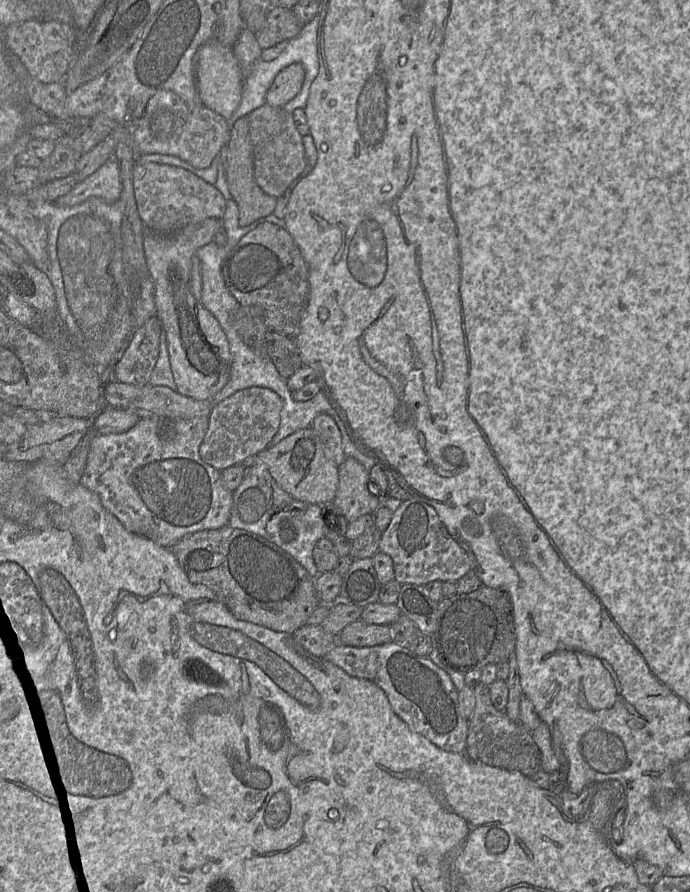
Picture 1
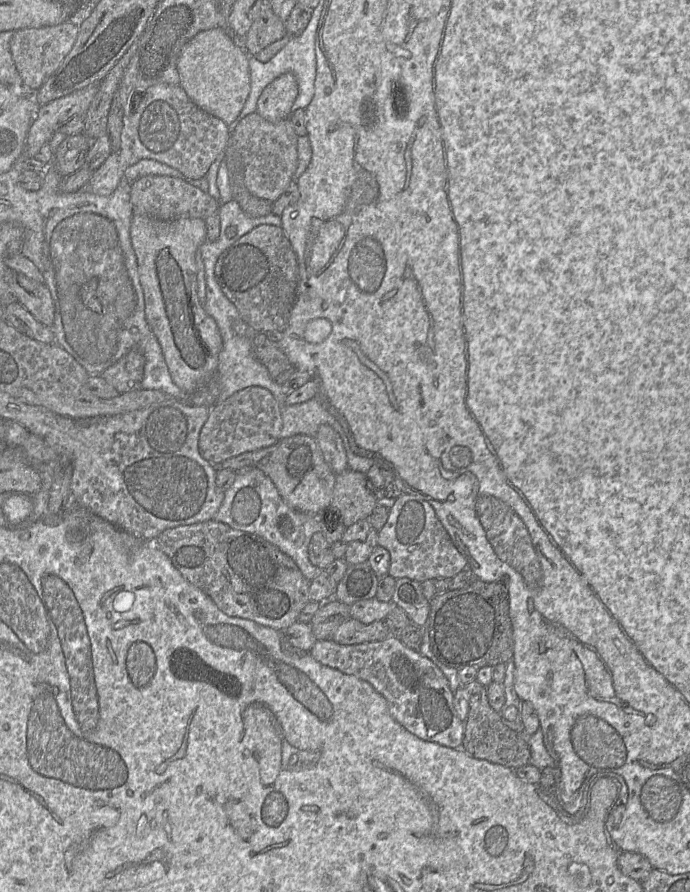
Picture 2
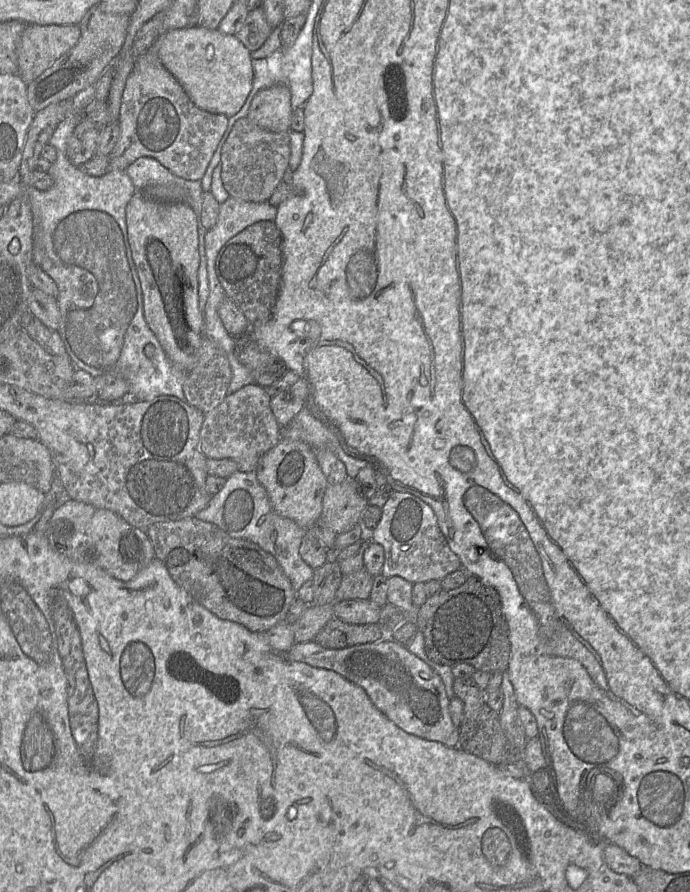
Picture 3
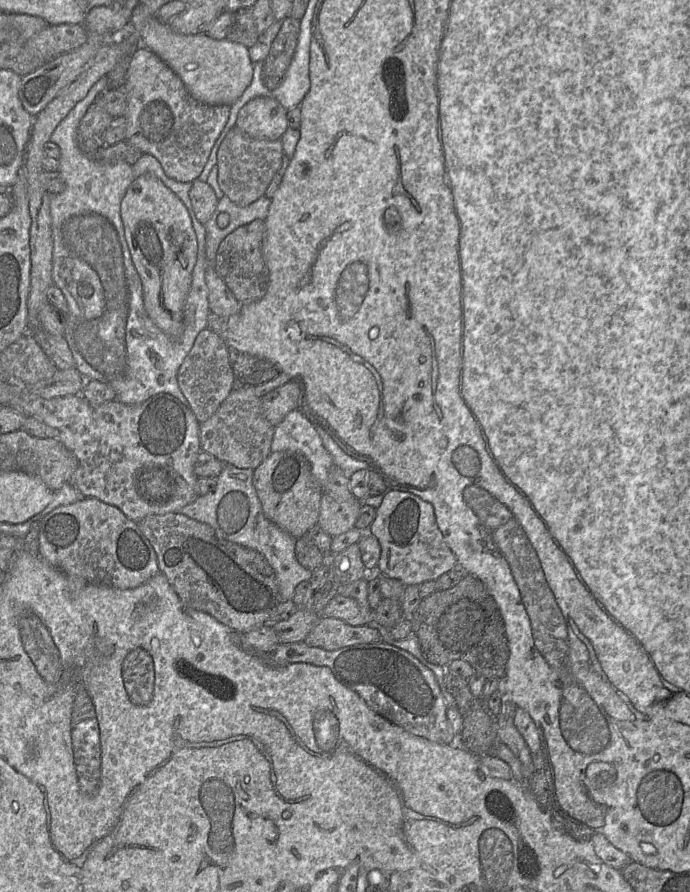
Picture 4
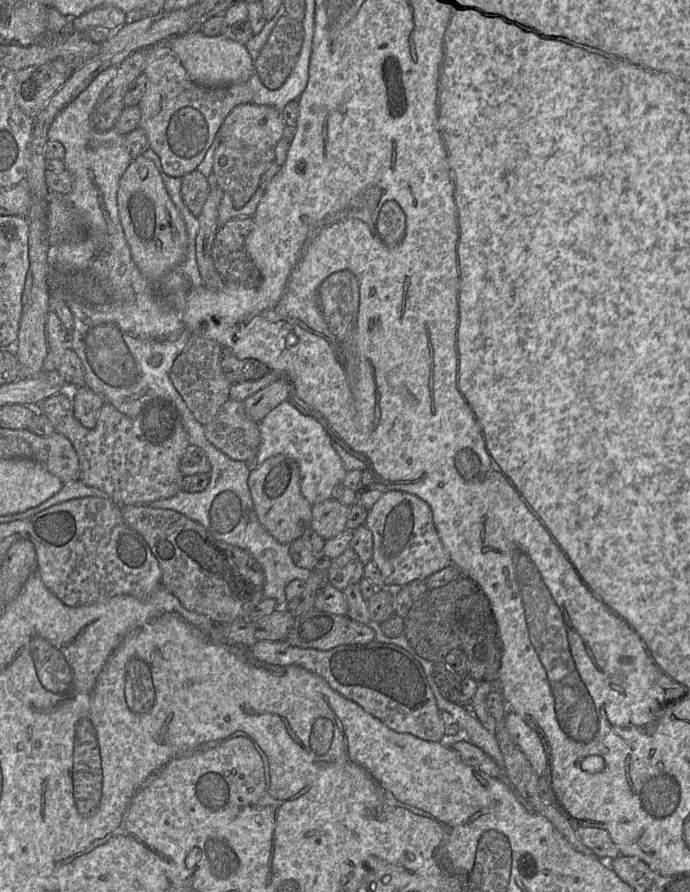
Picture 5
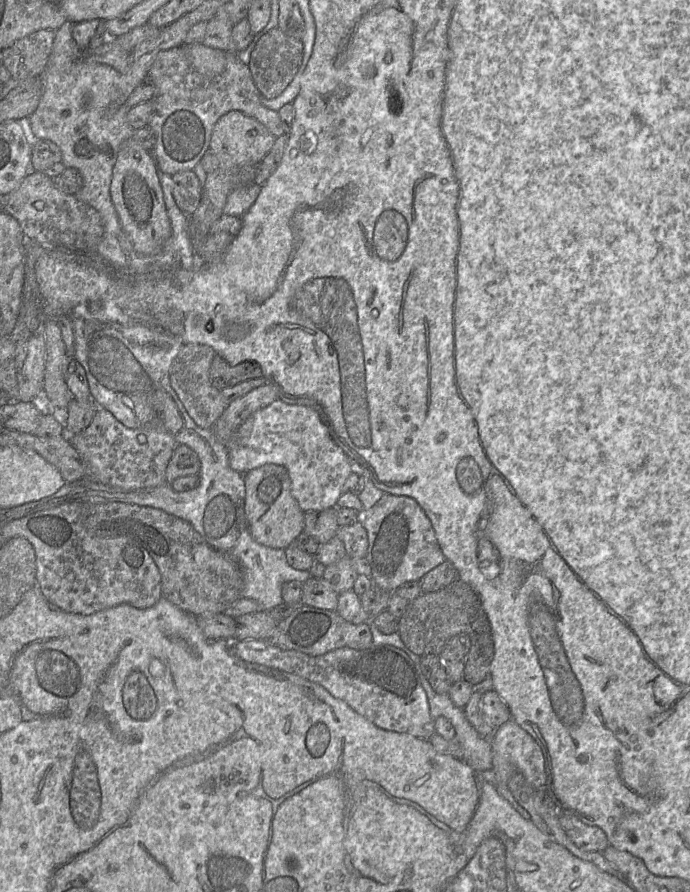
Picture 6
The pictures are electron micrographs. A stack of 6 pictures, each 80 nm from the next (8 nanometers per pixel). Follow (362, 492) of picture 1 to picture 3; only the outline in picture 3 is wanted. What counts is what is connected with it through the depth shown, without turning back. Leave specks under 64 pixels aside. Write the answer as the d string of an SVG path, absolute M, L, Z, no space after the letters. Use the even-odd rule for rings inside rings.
M347 476L342 483L327 487L320 520L337 535L343 534L360 524L368 505L355 478Z

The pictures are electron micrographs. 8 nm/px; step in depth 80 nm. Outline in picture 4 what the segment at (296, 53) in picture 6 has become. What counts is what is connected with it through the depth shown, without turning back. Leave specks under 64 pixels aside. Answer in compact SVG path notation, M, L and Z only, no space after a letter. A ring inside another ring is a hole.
M287 17L263 61L262 80L269 89L277 88L292 61L300 34L301 20Z

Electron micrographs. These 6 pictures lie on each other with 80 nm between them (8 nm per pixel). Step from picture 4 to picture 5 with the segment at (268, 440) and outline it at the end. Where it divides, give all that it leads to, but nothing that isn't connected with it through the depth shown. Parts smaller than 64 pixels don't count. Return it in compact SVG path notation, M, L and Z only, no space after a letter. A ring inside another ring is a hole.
M229 398L204 429L207 439L233 460L249 463L258 453L259 423L246 414L243 401Z

